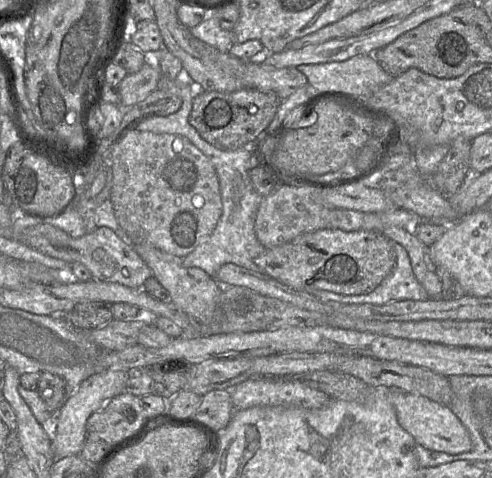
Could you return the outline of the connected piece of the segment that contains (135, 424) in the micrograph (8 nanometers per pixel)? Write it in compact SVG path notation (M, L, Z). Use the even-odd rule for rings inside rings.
M123 392L90 415L86 422L89 435L117 446L137 436L143 426L145 411L140 397Z

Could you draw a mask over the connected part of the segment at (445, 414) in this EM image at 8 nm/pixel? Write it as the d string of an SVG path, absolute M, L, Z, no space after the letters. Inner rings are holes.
M392 390L389 399L396 411L399 425L414 438L417 444L428 450L447 454L461 454L471 450L472 443L467 429L449 407L424 396L400 390Z

